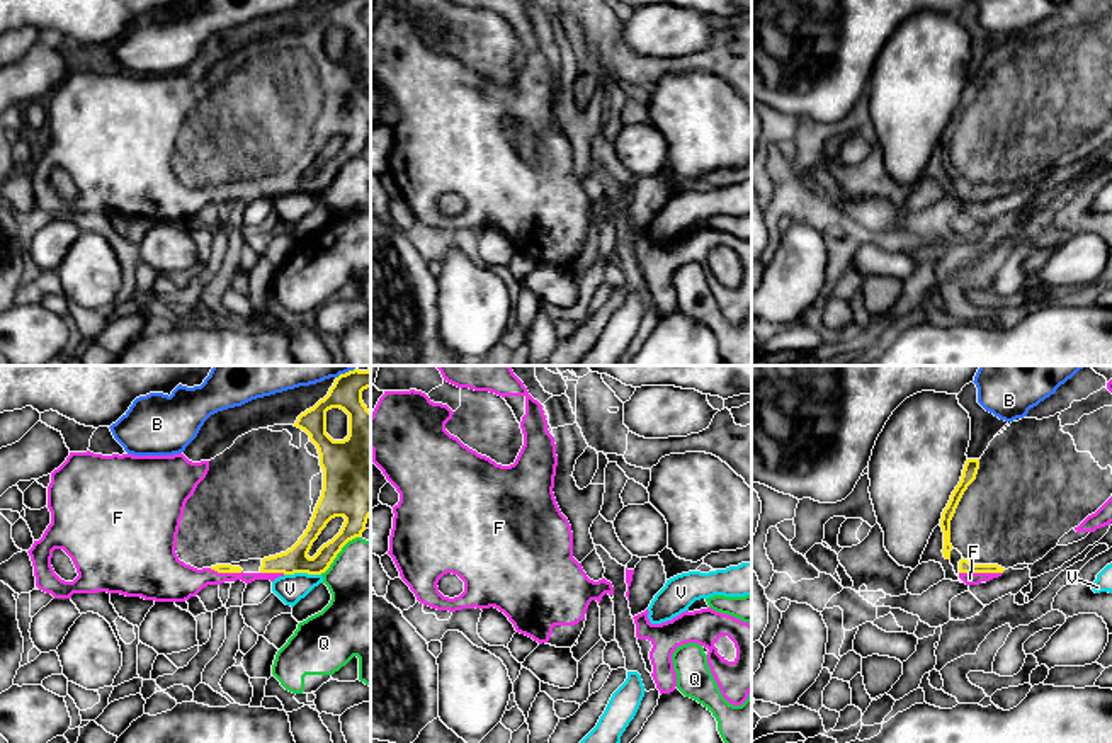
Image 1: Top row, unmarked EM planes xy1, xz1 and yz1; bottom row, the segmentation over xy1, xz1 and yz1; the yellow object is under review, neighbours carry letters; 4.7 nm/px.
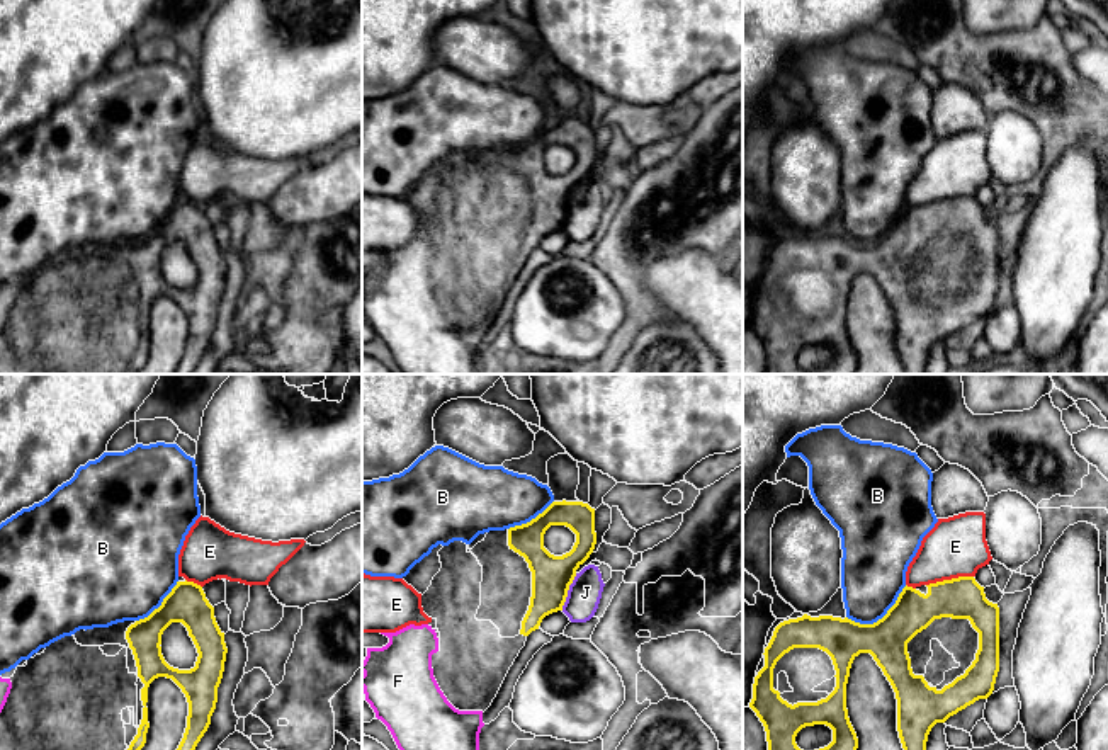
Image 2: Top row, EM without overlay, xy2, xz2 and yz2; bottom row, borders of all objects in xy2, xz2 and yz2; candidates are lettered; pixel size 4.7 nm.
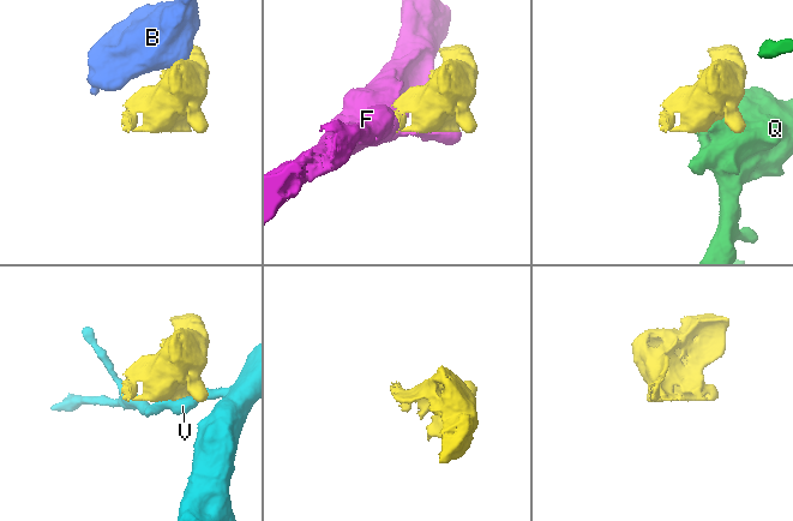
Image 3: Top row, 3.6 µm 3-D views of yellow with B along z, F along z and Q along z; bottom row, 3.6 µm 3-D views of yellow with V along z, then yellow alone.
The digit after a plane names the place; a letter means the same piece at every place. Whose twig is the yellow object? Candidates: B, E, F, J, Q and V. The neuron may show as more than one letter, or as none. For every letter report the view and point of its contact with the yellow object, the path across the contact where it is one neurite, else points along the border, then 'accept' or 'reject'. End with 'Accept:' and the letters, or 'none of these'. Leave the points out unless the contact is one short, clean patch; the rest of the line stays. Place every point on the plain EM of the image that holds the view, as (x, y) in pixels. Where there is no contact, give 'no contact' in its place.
B: yz2 (879, 238) | reject
E: yz2 (949, 199) | reject
F: yz1 (980, 191) | accept
J: xz2 (566, 211) | along xz2 (576, 193), (561, 228) | reject
Q: xy1 (339, 170) | reject
V: xy1 (301, 191) | along xy1 (320, 192), (284, 194) | reject
Accept: F

